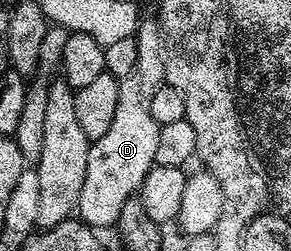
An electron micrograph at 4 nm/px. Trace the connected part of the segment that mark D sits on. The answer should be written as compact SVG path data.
M139 20L138 32L134 37L136 43L136 67L132 75L119 80L119 98L116 104L116 115L112 125L104 135L93 141L88 151L88 171L84 171L84 187L80 187L80 197L77 205L77 216L95 231L103 231L117 226L120 219L120 210L124 203L141 190L144 179L156 159L156 146L160 139L160 131L156 119L152 119L152 94L156 87L160 87L166 80L166 44L162 42L162 27L157 20Z

